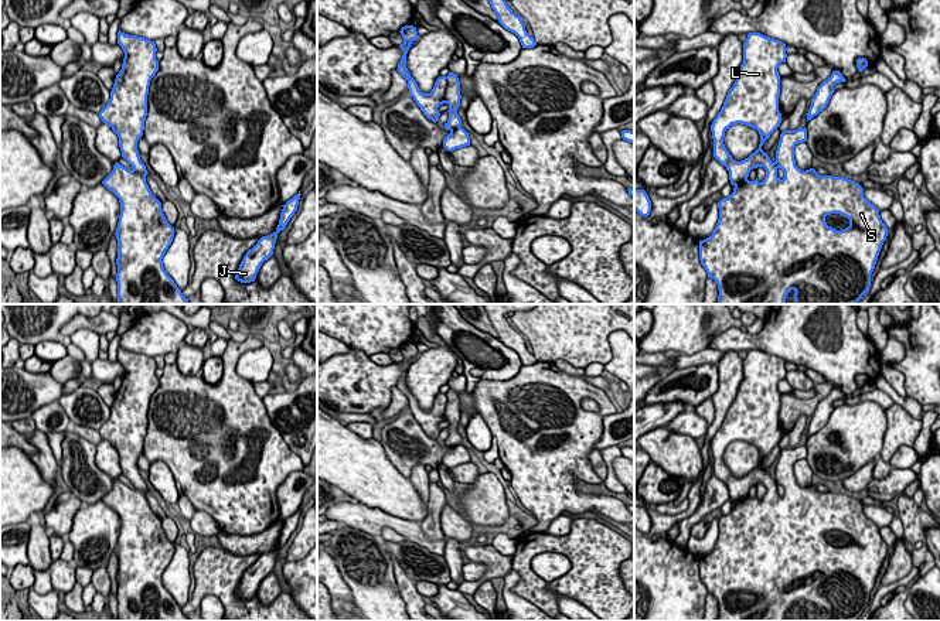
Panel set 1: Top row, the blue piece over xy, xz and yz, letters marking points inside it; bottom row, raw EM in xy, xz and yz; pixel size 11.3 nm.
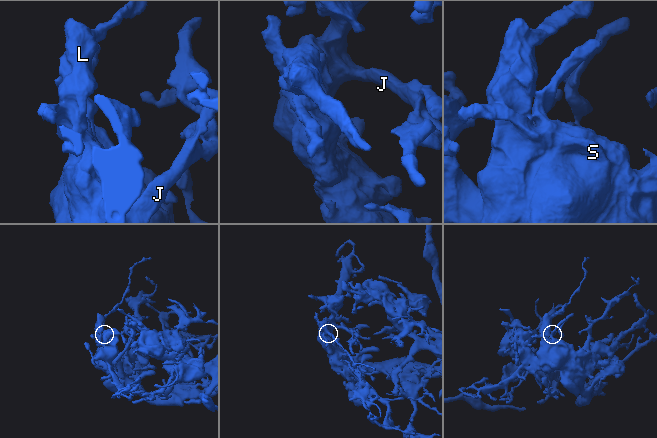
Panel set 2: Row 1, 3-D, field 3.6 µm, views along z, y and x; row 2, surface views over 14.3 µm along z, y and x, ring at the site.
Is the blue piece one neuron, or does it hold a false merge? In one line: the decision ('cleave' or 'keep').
keep

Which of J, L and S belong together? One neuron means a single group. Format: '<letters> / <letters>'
J L S

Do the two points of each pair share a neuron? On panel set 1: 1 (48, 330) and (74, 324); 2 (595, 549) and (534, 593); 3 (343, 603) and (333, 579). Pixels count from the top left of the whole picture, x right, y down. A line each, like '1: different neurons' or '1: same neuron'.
1: different neurons
2: same neuron
3: same neuron

